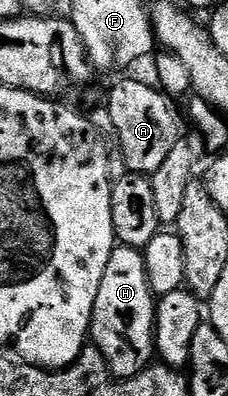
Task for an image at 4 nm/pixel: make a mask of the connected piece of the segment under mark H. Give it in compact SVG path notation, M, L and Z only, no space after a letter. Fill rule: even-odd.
M119 245L109 255L97 303L93 303L90 340L101 351L115 379L135 377L152 364L155 352L155 306L157 298L149 287L142 252ZM152 357L152 358L151 358Z

